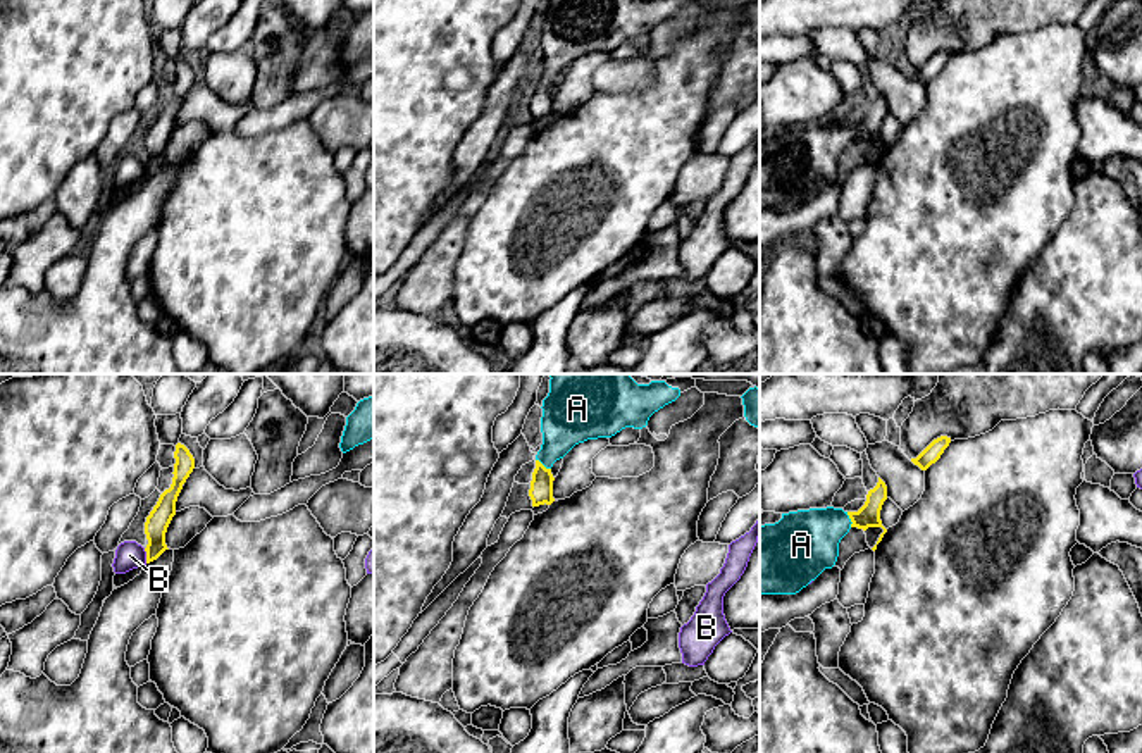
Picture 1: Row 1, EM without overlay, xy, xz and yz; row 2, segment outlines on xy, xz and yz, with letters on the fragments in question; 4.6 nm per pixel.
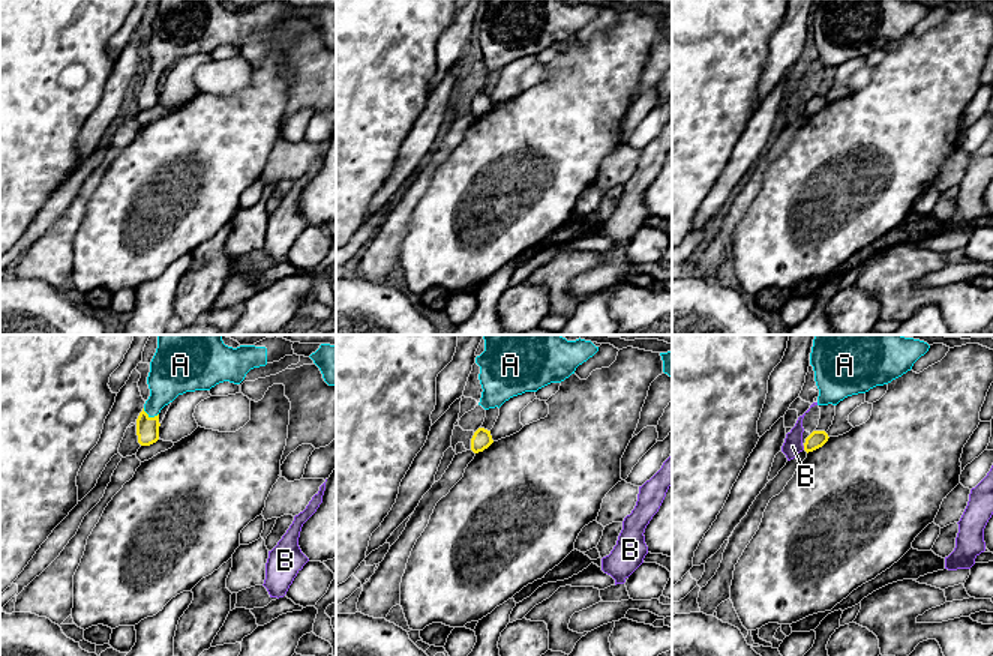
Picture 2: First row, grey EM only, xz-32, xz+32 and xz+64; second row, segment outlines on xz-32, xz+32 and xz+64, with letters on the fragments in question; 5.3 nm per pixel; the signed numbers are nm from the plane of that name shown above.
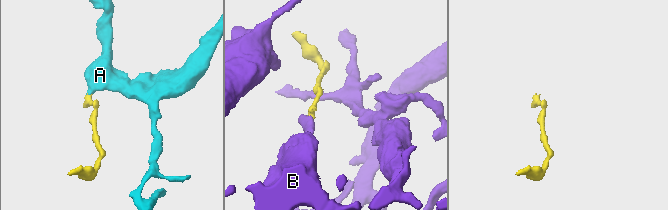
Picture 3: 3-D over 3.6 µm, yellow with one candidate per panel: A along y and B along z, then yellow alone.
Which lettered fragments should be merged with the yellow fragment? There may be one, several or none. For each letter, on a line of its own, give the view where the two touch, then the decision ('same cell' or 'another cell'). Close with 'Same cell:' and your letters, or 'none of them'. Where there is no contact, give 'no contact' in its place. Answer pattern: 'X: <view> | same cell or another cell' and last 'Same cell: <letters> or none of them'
A: xz | same cell
B: xy | another cell
Same cell: A

